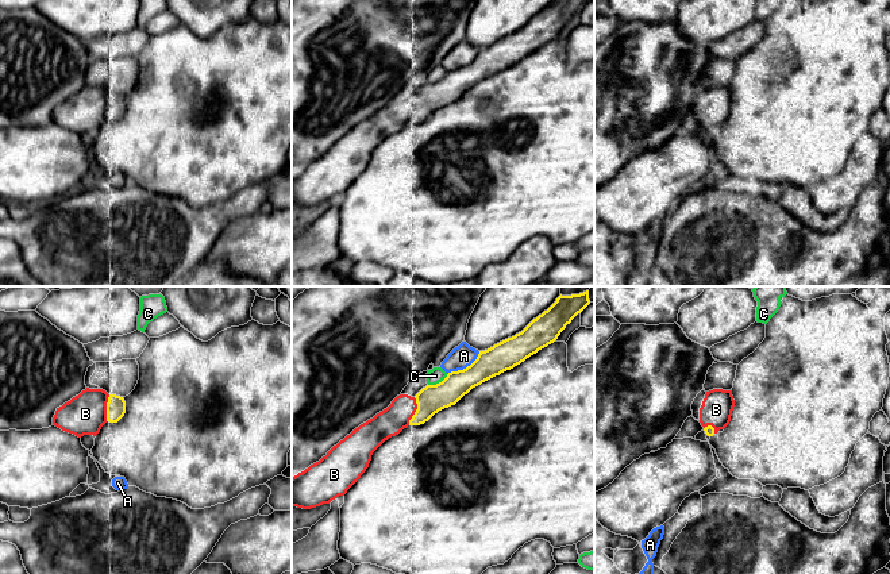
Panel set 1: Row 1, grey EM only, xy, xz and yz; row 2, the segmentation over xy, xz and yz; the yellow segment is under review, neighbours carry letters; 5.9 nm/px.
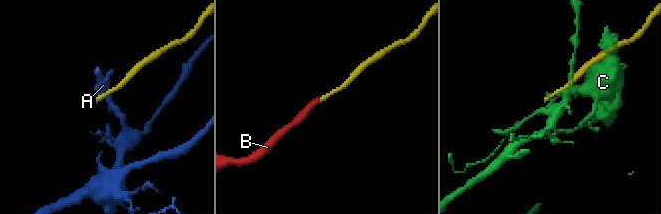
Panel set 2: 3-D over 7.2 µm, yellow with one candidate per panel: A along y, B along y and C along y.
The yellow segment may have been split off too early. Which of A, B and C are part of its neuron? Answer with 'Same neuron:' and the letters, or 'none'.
Same neuron: B

